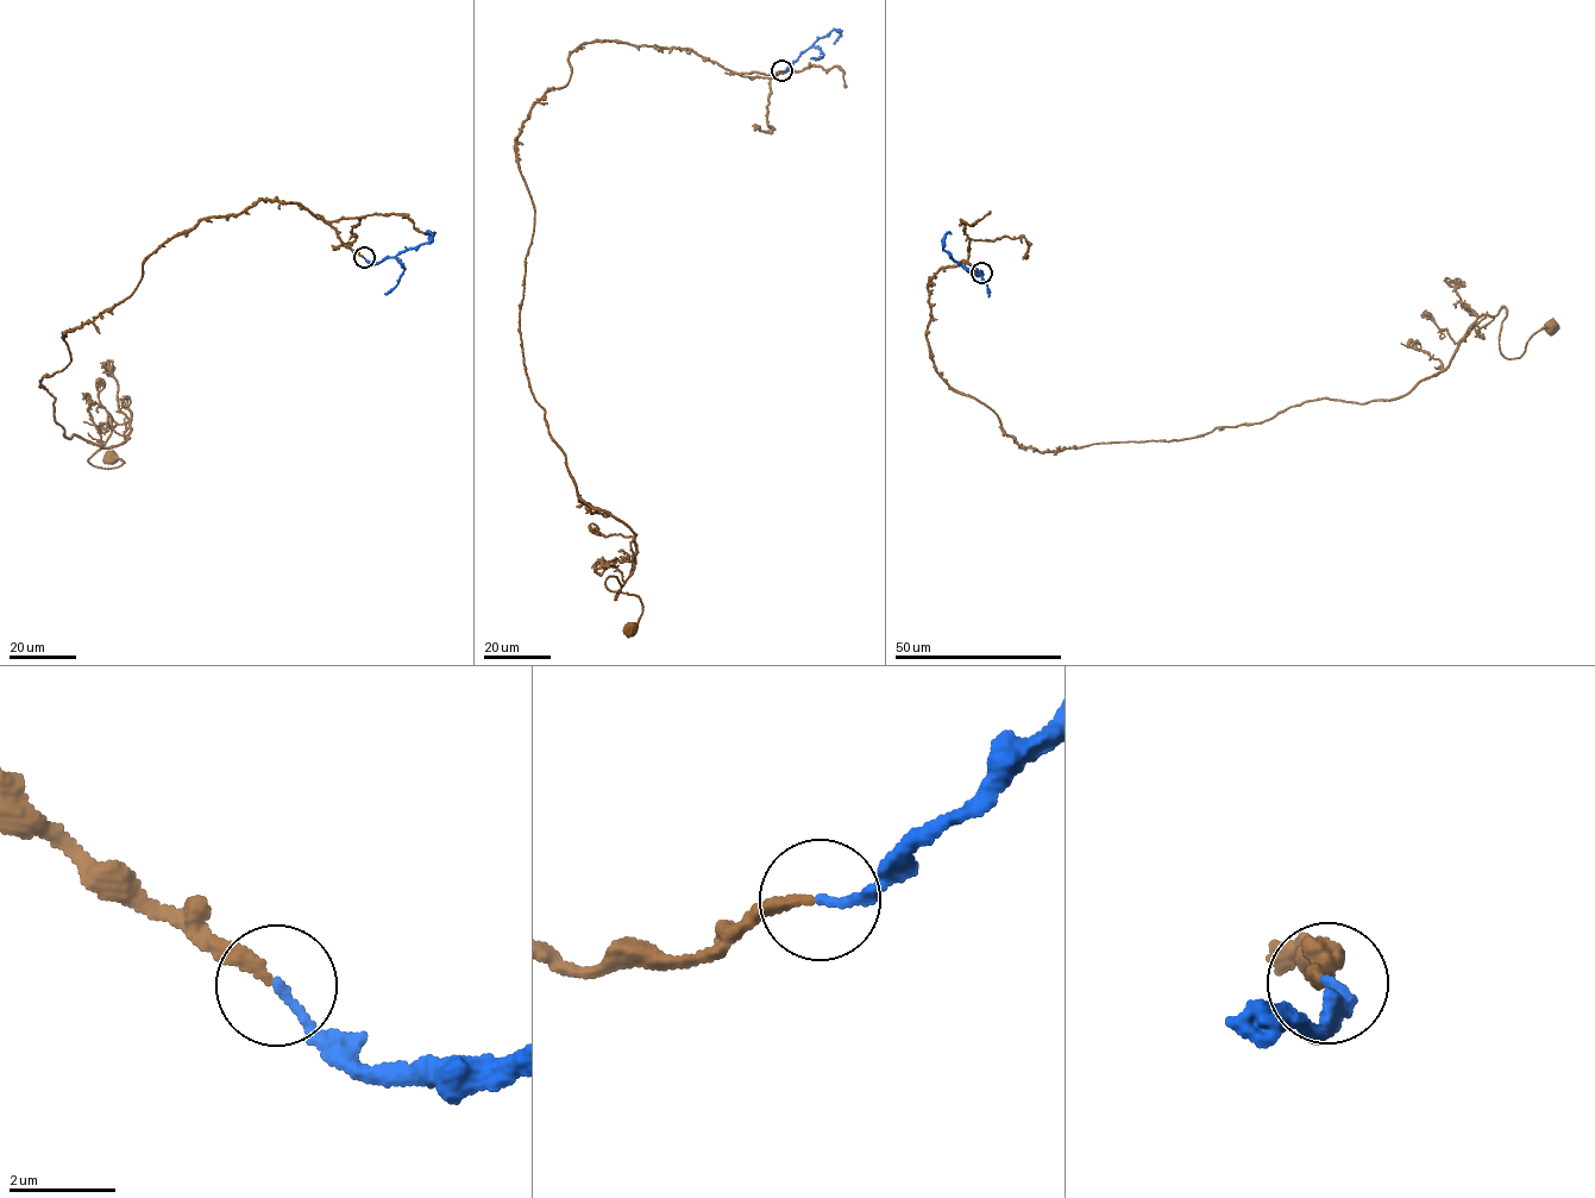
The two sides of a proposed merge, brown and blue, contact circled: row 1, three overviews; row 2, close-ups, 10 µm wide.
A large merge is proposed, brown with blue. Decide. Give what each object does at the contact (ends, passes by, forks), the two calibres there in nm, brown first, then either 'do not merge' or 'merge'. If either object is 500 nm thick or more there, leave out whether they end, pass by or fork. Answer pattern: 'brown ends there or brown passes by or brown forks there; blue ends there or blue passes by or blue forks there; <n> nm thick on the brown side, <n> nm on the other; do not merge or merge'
brown ends there; blue ends there; 240 nm thick on the brown side, 160 nm on the other; merge

